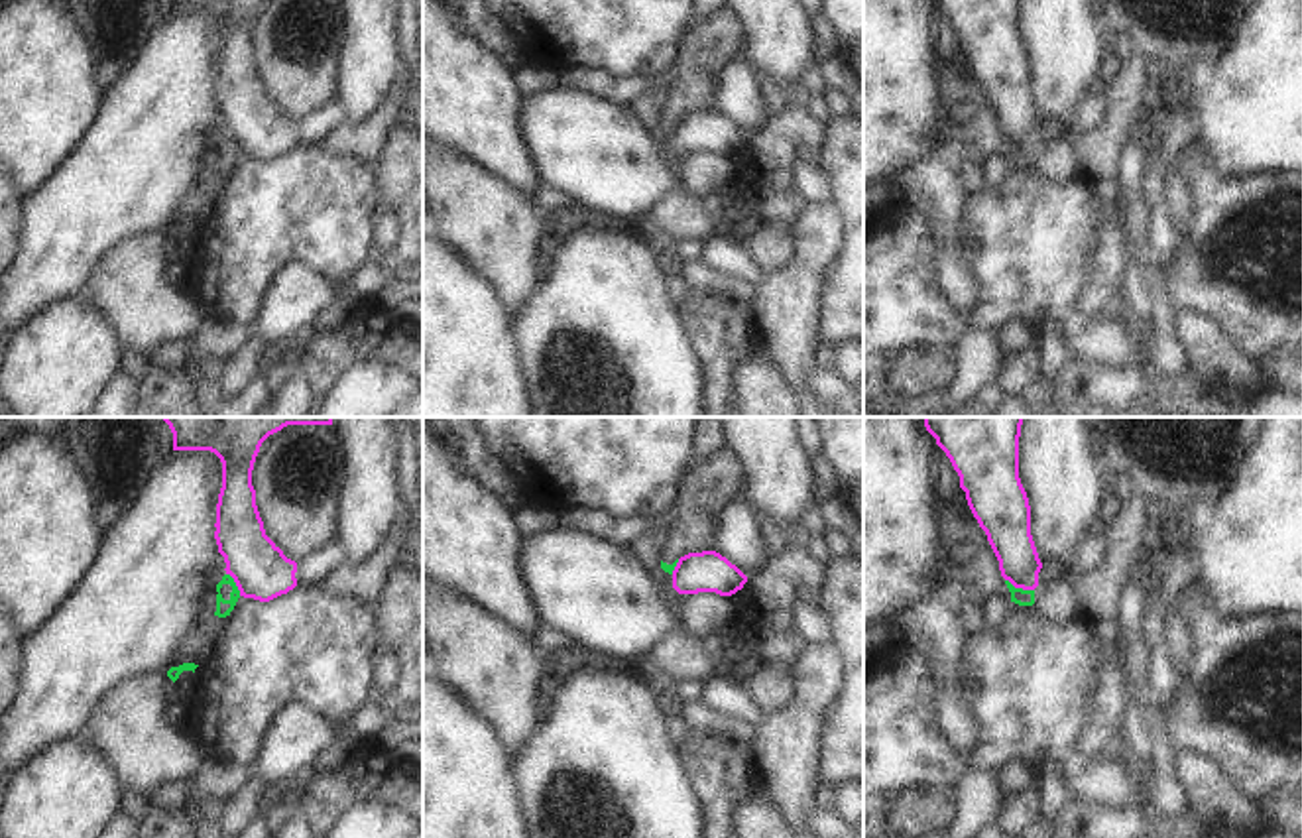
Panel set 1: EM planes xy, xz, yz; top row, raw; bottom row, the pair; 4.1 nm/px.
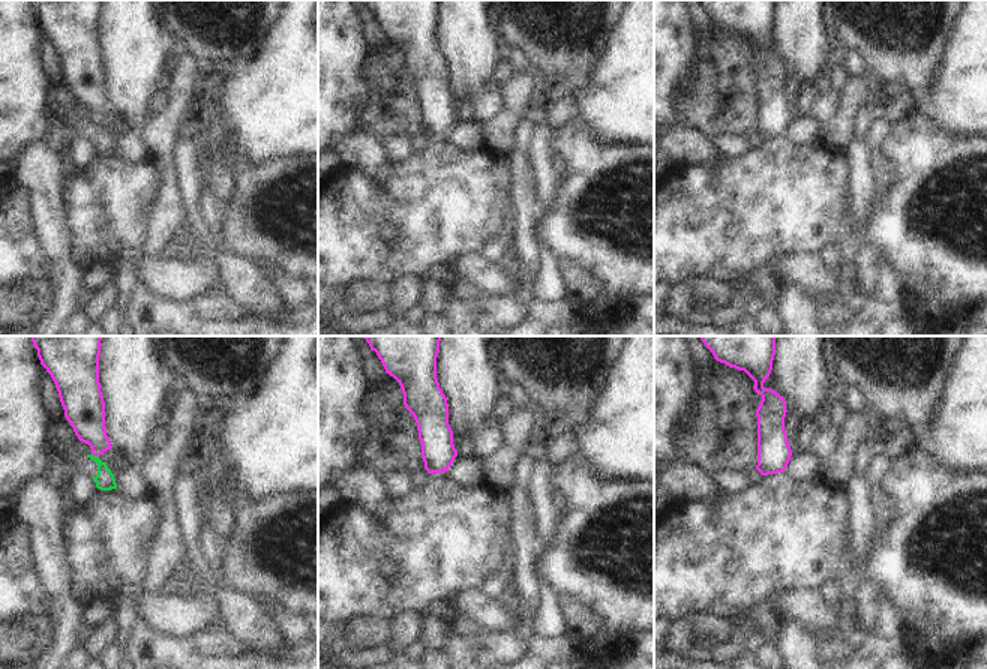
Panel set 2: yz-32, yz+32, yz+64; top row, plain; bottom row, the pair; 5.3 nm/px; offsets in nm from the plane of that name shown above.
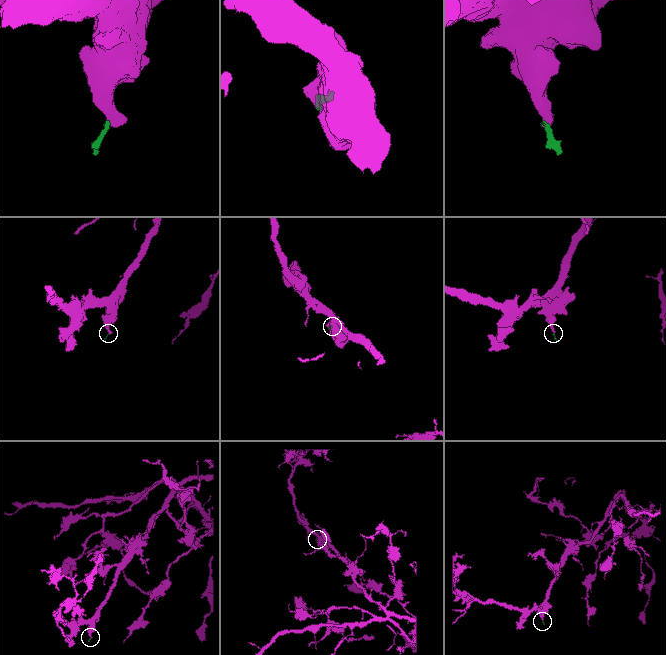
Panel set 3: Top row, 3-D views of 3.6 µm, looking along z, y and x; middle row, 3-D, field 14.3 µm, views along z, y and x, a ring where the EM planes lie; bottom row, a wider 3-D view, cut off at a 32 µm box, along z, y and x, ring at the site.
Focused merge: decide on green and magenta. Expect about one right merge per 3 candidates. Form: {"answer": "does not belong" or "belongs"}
{"answer": "does not belong"}

